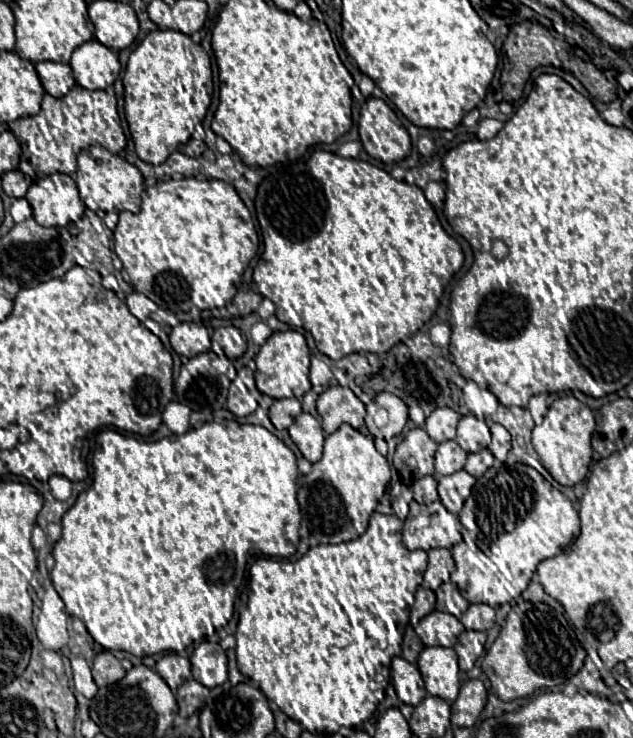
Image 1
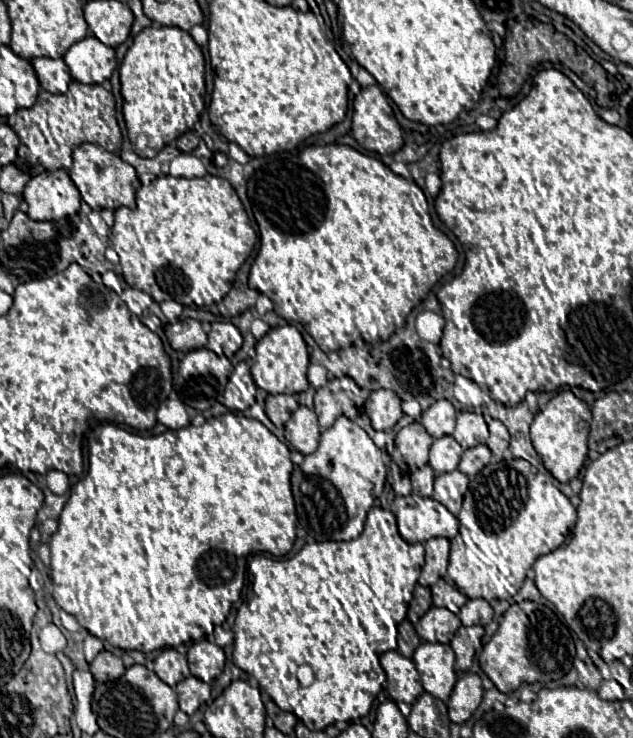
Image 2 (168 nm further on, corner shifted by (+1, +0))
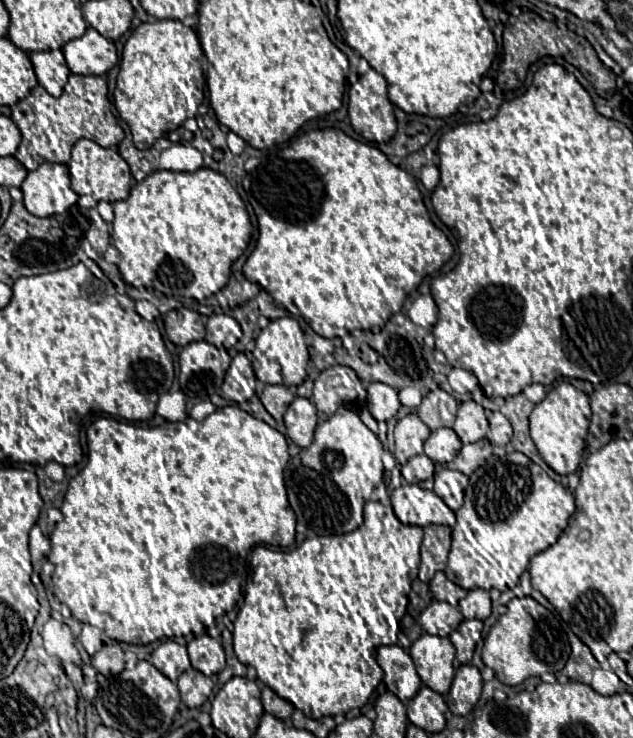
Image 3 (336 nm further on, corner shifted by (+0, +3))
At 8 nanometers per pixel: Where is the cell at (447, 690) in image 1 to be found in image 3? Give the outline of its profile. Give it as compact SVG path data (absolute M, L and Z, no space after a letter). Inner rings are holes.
M423 633L411 645L409 653L417 667L421 681L429 689L435 689L435 693L445 697L449 693L449 687L451 687L451 681L455 675L455 669L453 669L455 647L453 647L453 643L445 637Z

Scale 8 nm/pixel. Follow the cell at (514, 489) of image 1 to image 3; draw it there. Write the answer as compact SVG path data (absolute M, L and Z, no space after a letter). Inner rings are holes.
M515 451L505 457L497 457L497 455L489 457L487 463L479 467L473 473L473 477L469 477L469 485L464 492L464 503L459 511L455 511L456 524L452 528L447 571L444 571L446 577L467 591L471 589L485 589L485 591L513 589L521 573L527 569L529 559L537 555L539 551L545 551L559 539L573 511L575 511L573 495L561 483L555 483L527 455Z

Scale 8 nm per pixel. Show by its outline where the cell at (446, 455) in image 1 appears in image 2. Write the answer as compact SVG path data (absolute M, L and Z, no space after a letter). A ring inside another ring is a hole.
M452 436L436 438L434 444L432 444L432 448L430 448L430 460L428 460L428 464L432 466L432 470L434 470L436 476L452 472L460 464L462 452L464 452L462 446Z

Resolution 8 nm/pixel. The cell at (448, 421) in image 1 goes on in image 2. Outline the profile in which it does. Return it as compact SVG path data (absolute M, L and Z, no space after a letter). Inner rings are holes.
M438 400L428 410L424 410L420 424L426 428L426 432L432 438L448 436L454 432L456 414L458 414L456 408L448 400Z

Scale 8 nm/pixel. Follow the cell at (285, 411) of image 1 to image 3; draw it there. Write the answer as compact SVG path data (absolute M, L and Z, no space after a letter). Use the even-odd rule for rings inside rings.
M265 385L265 391L261 395L261 403L269 411L269 415L277 421L279 429L283 429L283 415L293 401L293 393L285 385Z

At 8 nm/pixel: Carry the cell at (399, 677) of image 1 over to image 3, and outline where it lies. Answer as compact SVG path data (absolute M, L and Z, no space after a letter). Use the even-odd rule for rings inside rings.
M399 645L379 647L377 663L385 673L383 681L387 689L393 695L397 695L403 703L409 703L415 697L415 693L421 689L421 679L415 671L415 665L409 653Z

